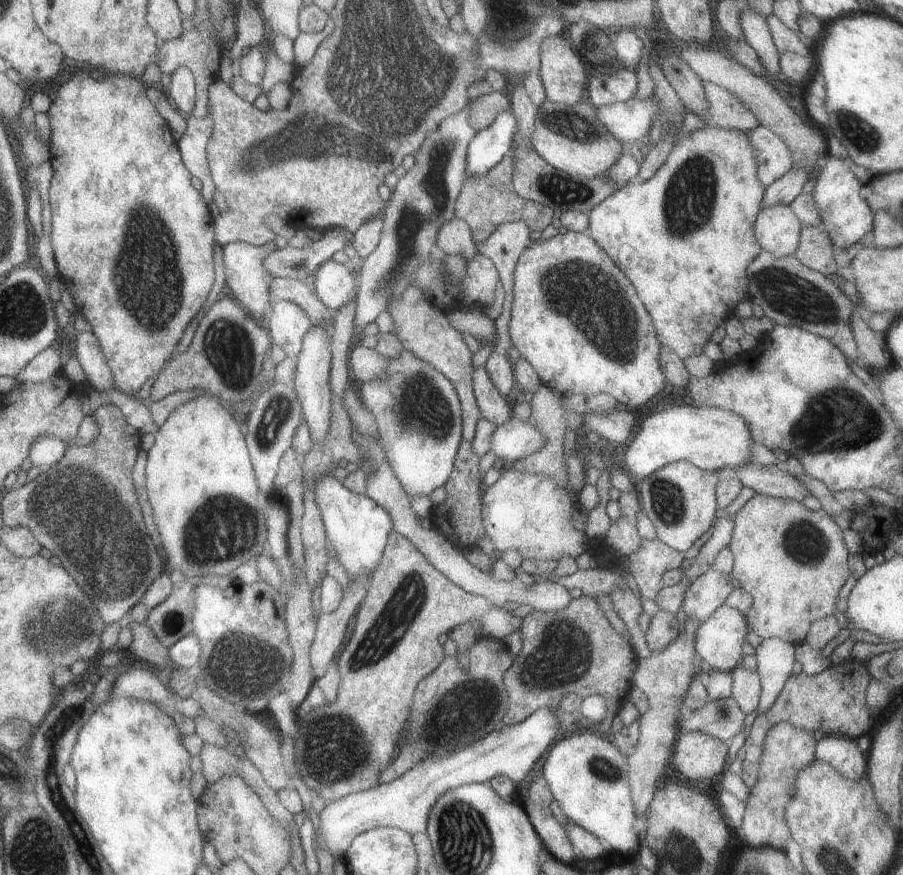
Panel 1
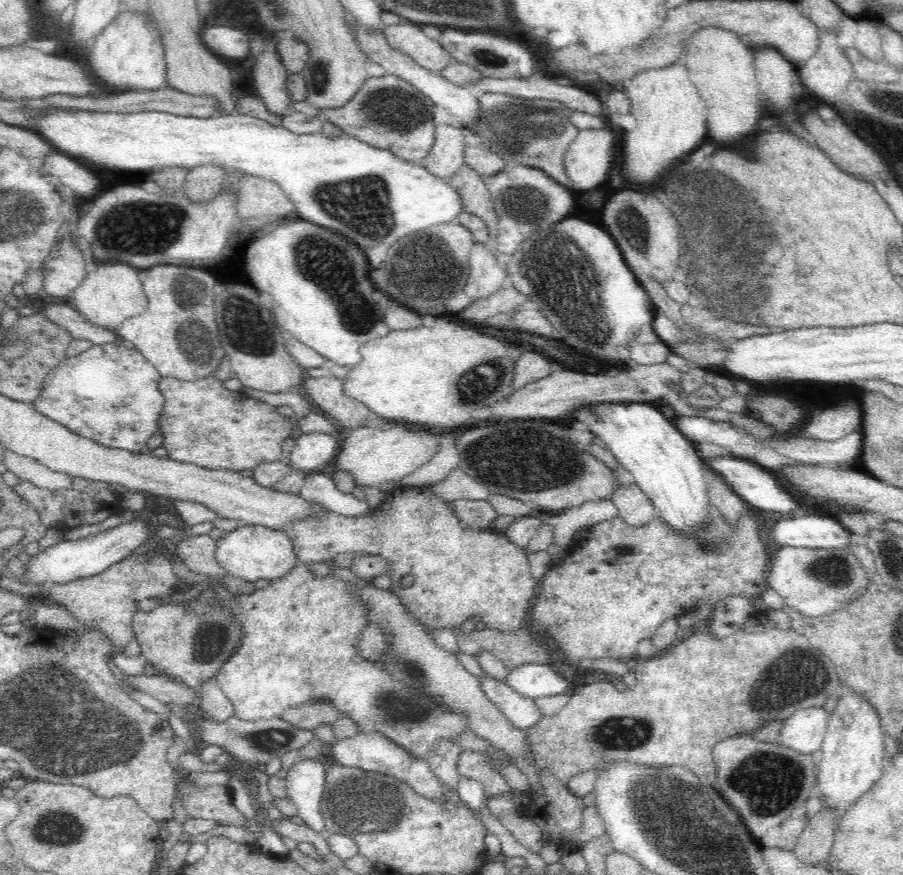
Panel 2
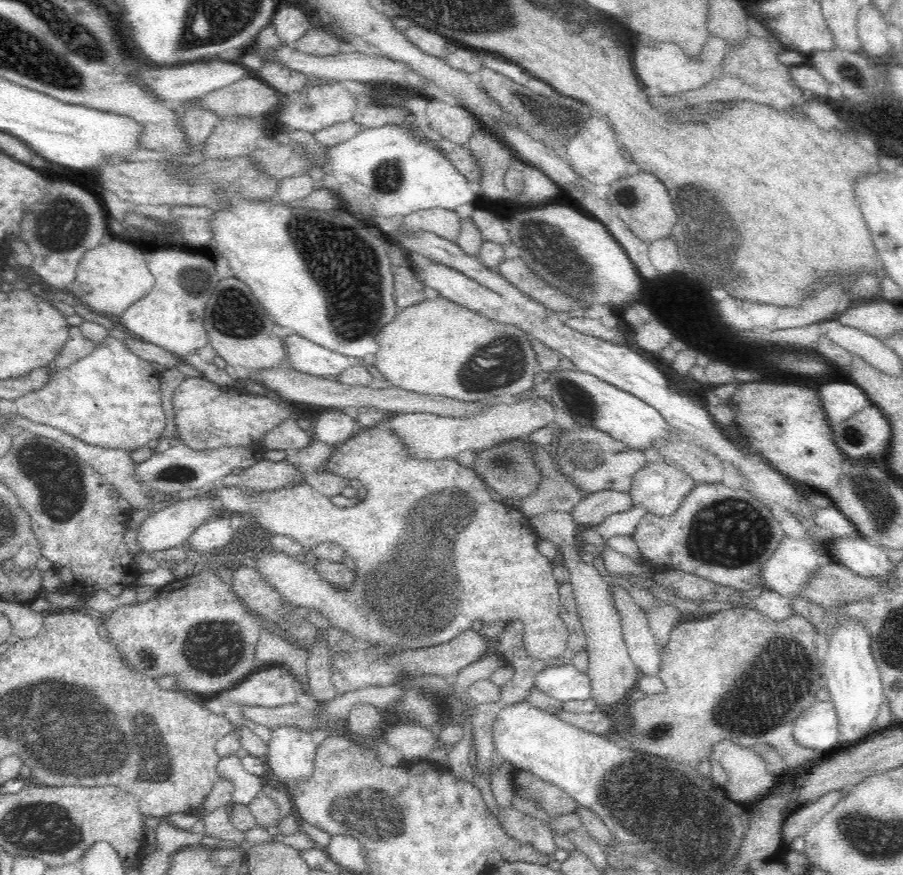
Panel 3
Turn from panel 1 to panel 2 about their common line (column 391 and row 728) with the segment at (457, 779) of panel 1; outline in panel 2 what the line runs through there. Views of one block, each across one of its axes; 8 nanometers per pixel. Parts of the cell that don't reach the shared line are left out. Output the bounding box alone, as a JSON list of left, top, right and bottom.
[780,708,830,754]

